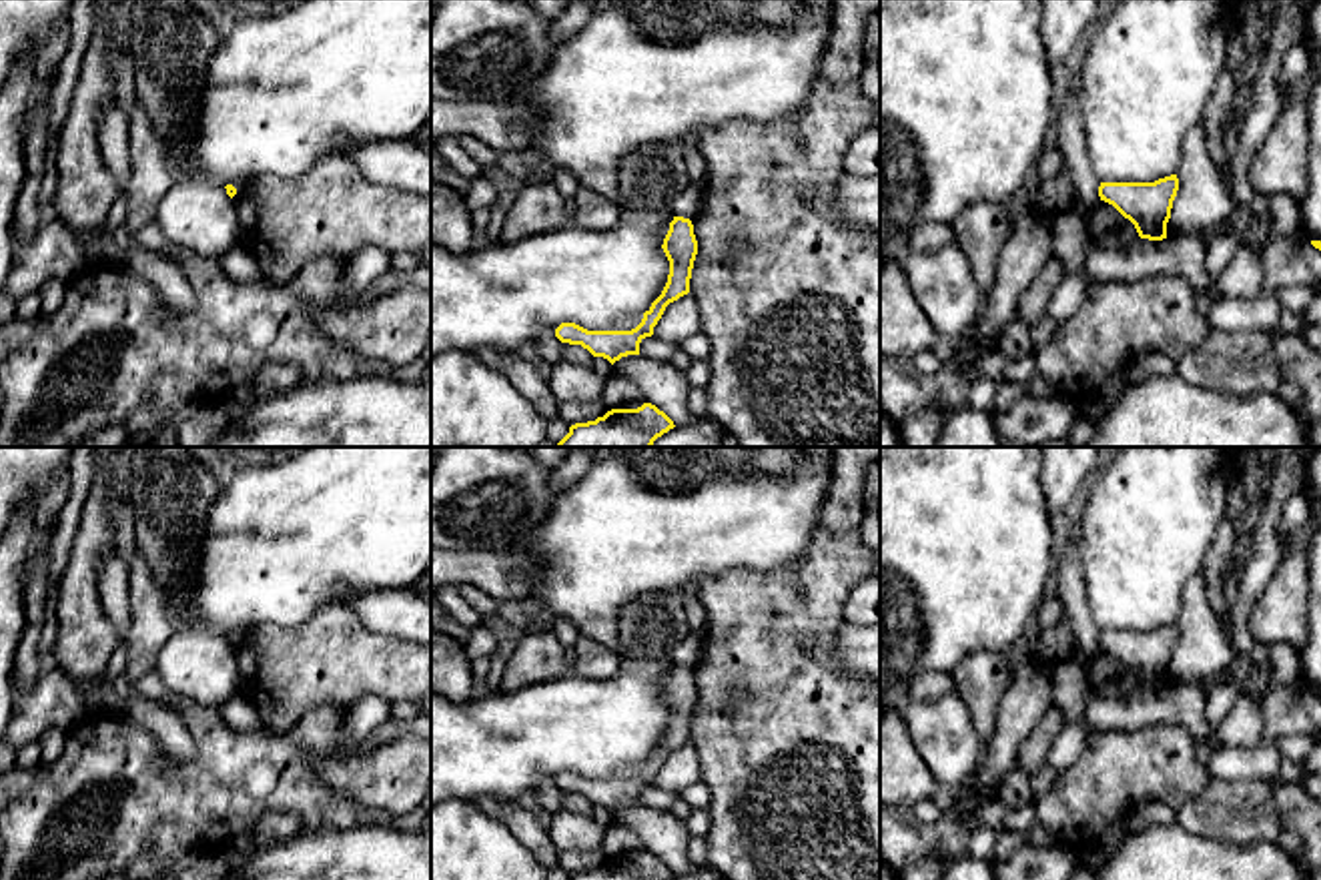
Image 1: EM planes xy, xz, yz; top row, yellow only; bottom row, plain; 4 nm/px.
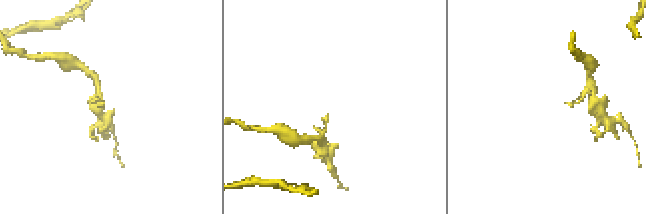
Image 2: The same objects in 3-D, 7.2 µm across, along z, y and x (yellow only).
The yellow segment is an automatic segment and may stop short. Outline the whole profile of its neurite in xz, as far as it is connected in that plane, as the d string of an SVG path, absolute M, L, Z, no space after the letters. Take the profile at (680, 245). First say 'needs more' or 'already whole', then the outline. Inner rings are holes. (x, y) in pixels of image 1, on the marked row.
already whole | M674 216L662 245L670 275L662 295L643 313L641 323L631 331L587 331L575 323L561 323L555 337L561 343L581 345L593 357L603 357L611 365L627 355L639 355L639 343L653 335L666 307L690 293L690 279L698 255L698 241L690 218Z

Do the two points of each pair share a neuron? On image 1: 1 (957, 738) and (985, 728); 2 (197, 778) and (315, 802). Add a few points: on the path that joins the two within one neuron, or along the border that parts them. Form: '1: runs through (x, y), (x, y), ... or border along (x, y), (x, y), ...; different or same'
1: border along (953, 690), (967, 706), (973, 728), (985, 742); different
2: runs through (227, 804), (285, 802); same

